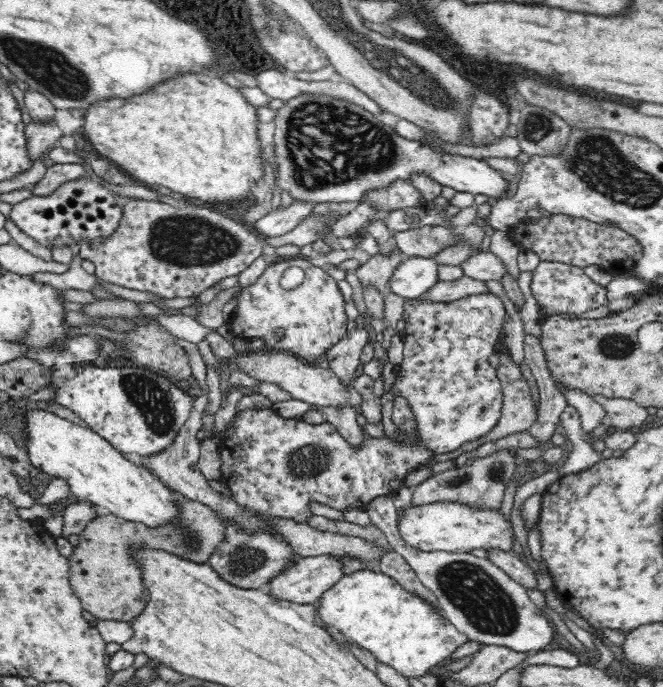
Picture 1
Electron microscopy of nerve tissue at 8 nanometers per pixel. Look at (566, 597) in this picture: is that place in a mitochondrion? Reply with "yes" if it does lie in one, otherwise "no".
no

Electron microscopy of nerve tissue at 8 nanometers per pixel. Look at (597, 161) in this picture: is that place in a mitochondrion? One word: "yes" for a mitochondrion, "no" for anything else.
yes

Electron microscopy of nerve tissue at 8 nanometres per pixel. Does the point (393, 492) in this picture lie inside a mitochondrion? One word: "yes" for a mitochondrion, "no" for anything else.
no

